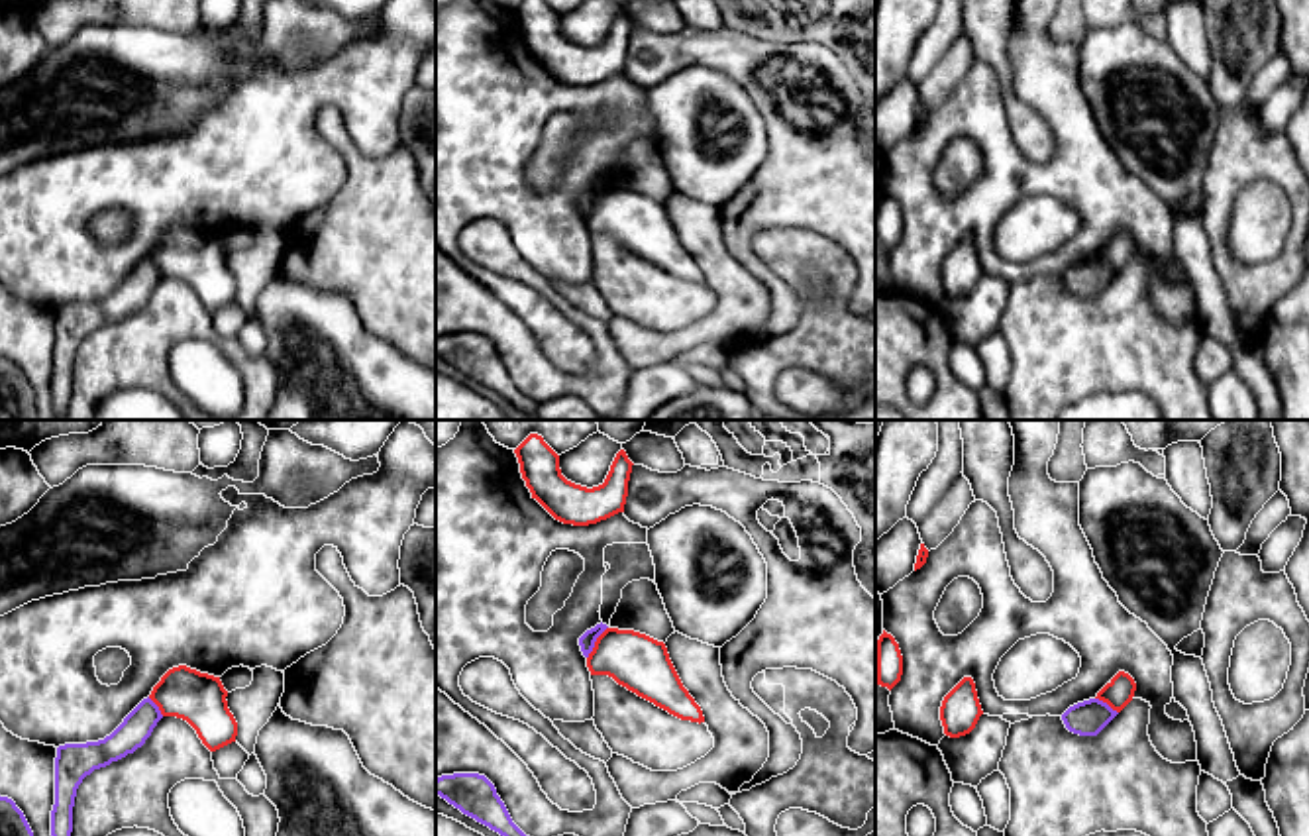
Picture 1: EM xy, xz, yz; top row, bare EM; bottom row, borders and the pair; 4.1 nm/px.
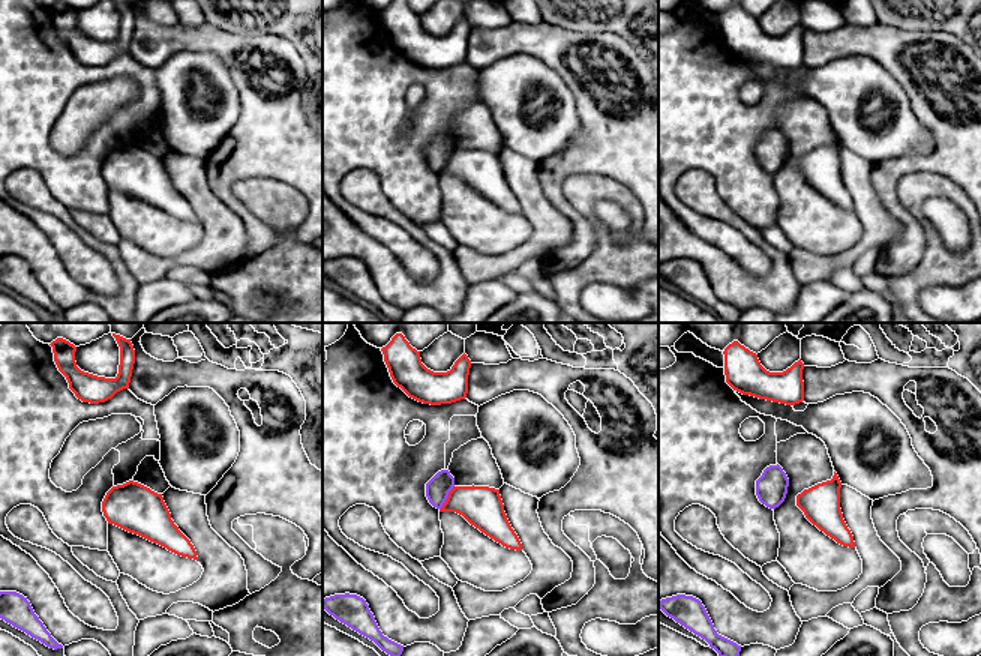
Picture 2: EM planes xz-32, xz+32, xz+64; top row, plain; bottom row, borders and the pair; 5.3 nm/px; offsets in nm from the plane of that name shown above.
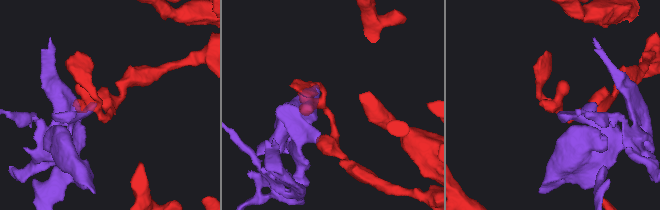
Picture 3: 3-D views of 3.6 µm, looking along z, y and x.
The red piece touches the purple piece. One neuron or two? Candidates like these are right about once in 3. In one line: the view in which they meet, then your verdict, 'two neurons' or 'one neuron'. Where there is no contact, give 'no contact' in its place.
contact in xz; two neurons

